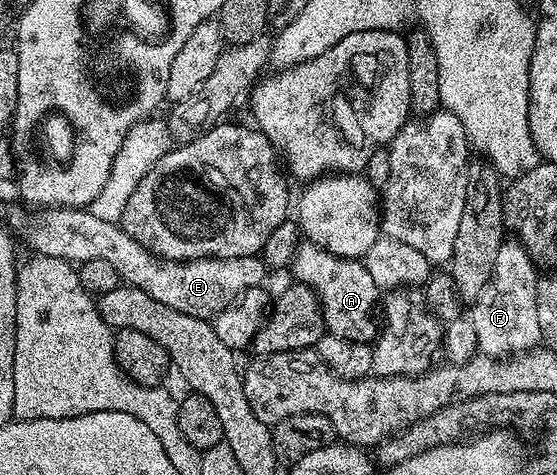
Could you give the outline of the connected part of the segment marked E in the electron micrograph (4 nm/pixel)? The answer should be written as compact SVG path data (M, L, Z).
M54 206L38 209L34 214L37 215L27 219L21 226L21 234L25 237L26 244L33 249L31 251L34 255L57 257L72 264L80 264L87 260L107 260L125 286L139 288L147 292L147 296L151 296L153 303L162 302L167 304L167 308L175 308L175 312L187 312L187 316L213 320L249 288L262 285L265 282L265 274L267 275L264 261L256 254L234 258L196 258L190 262L167 262L163 258L156 258L150 250L140 246L121 225L99 220L99 216L95 216L87 208Z

